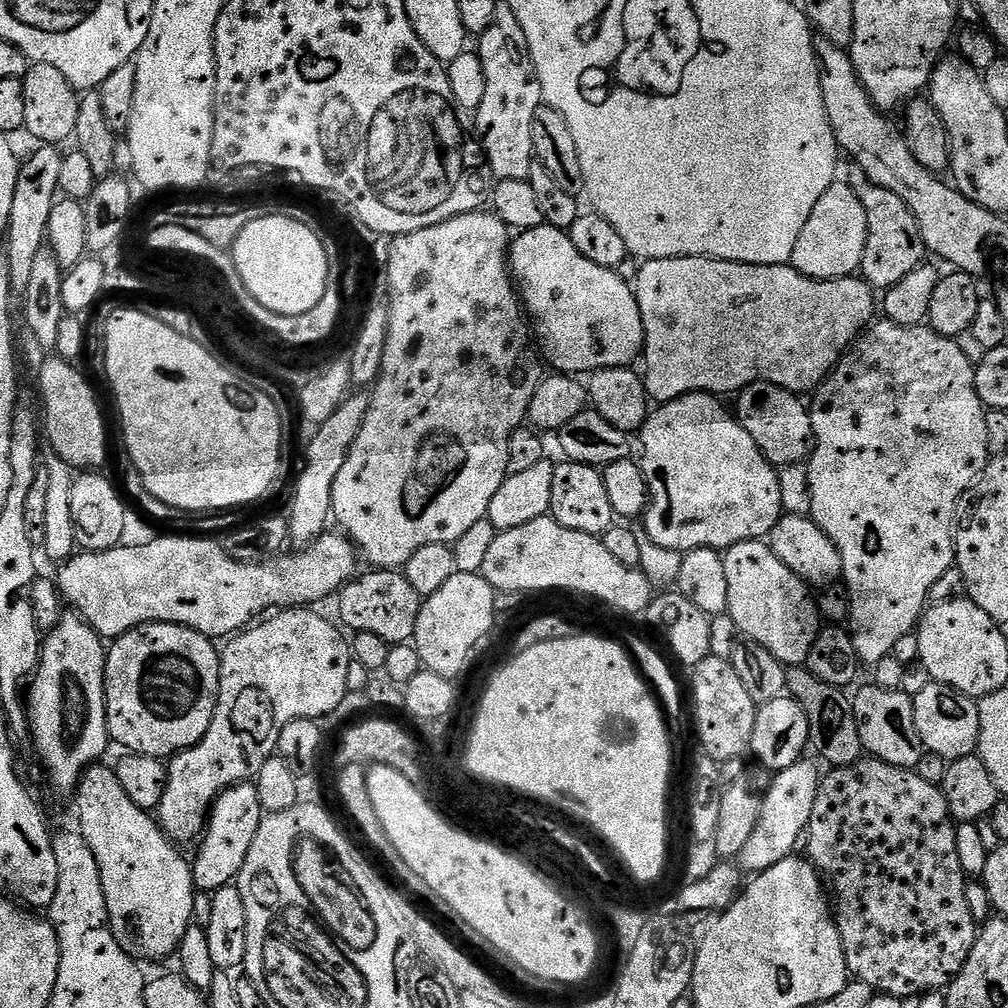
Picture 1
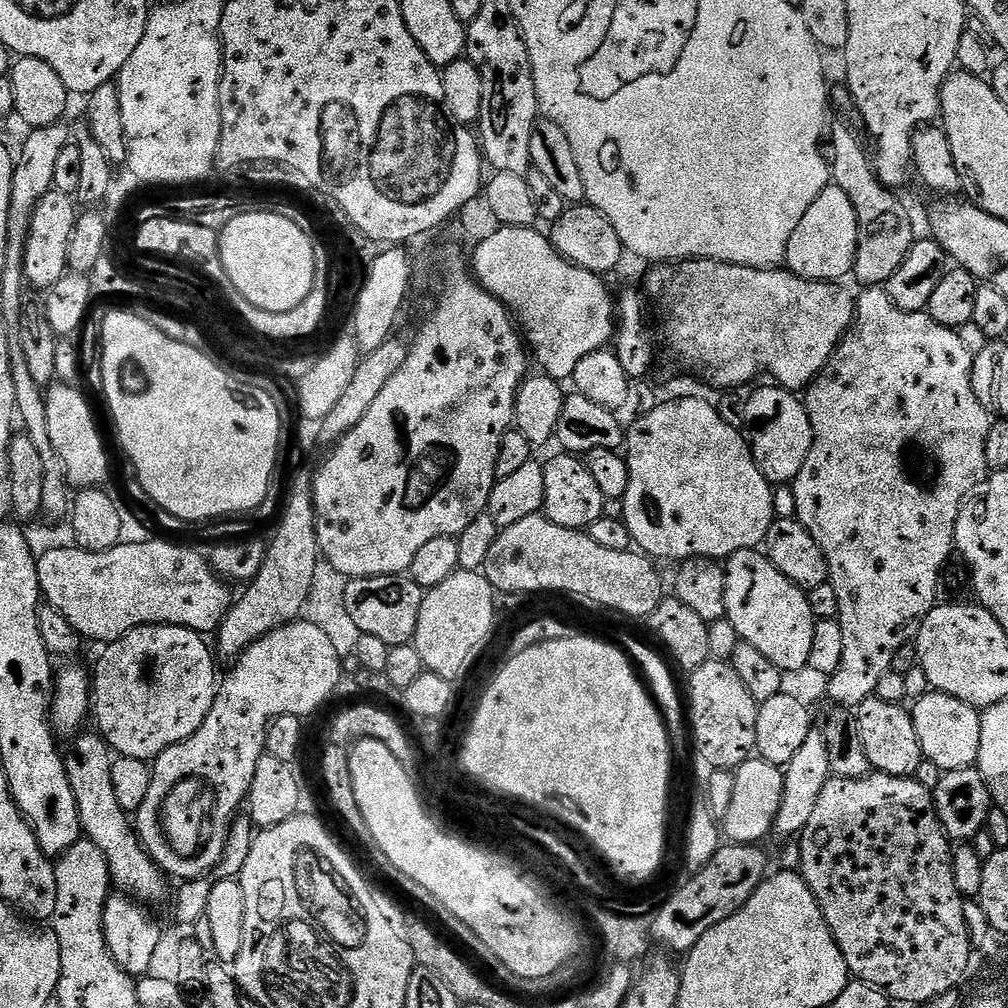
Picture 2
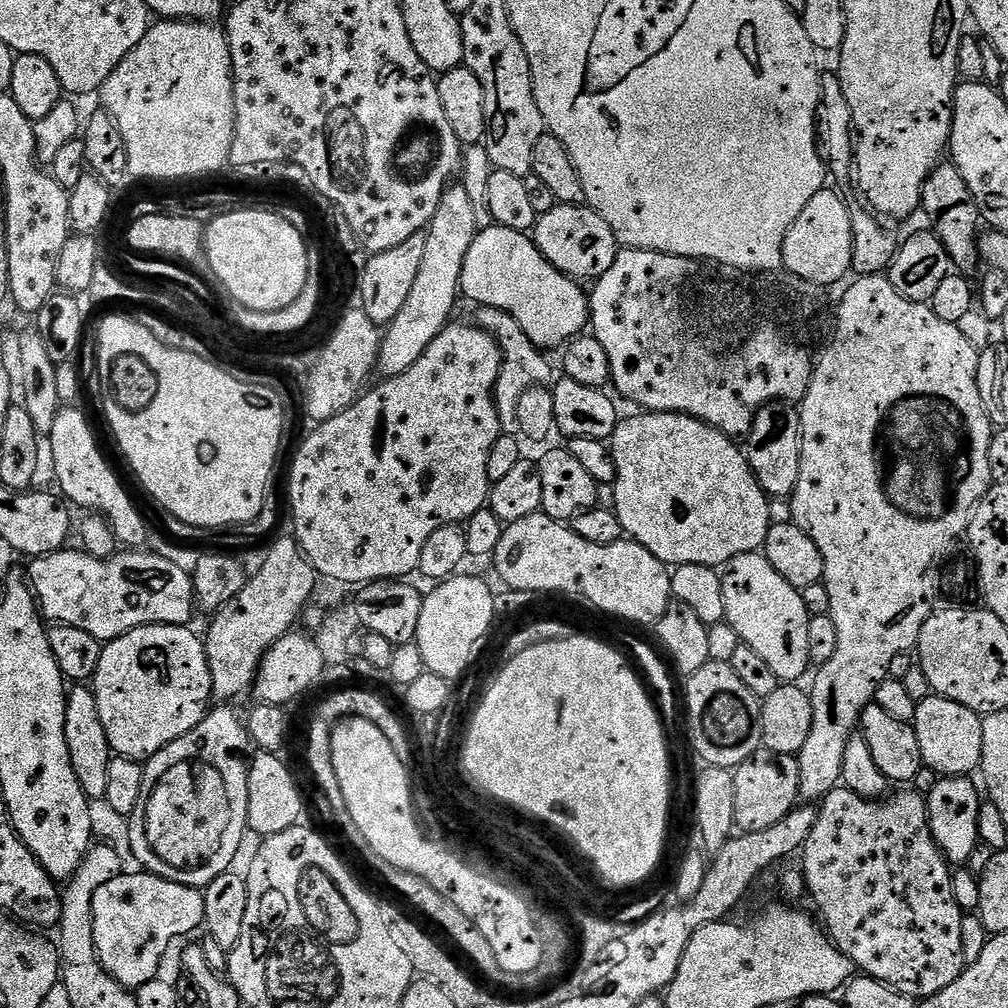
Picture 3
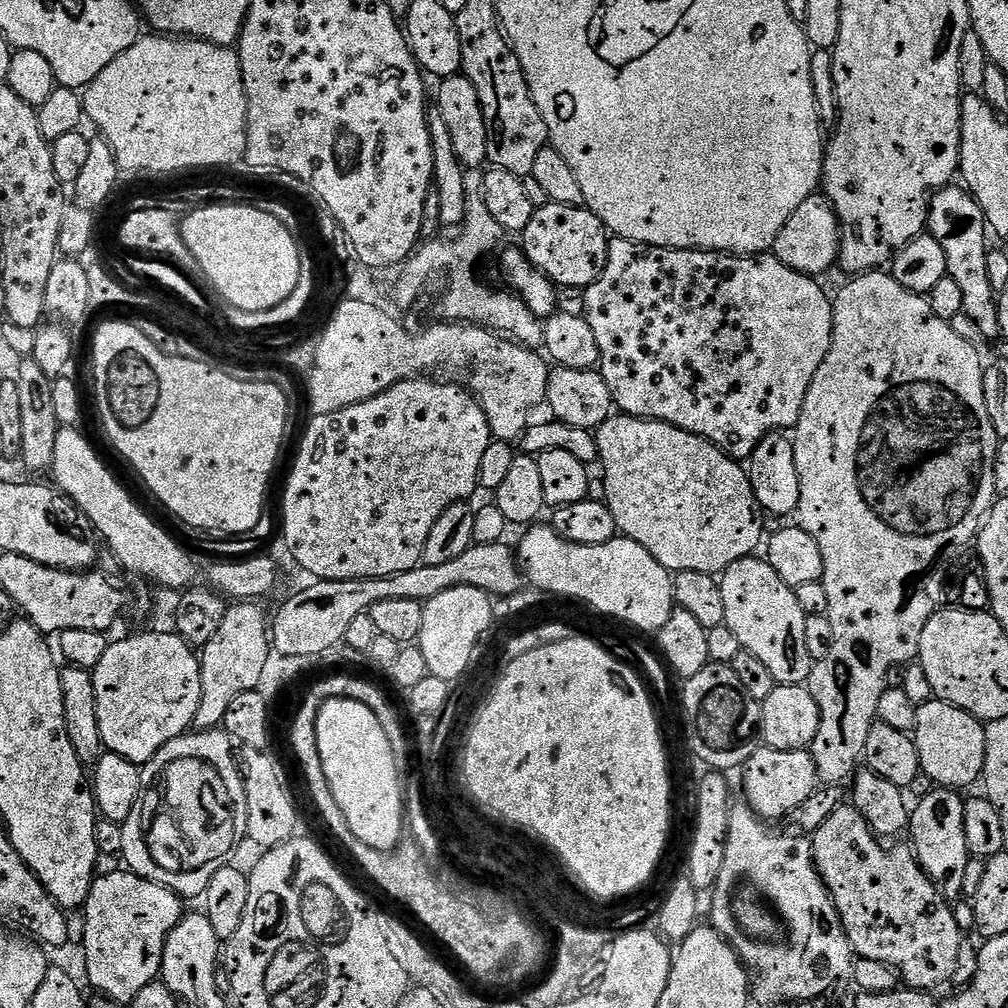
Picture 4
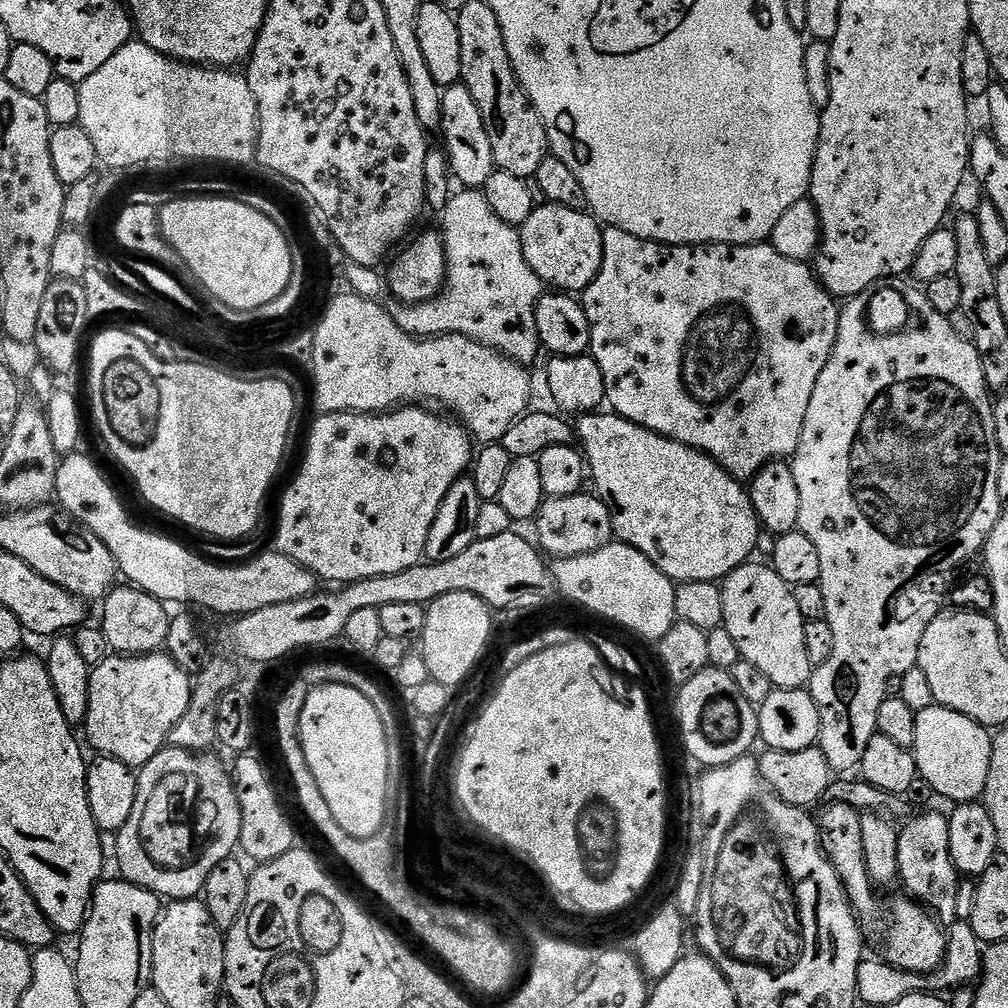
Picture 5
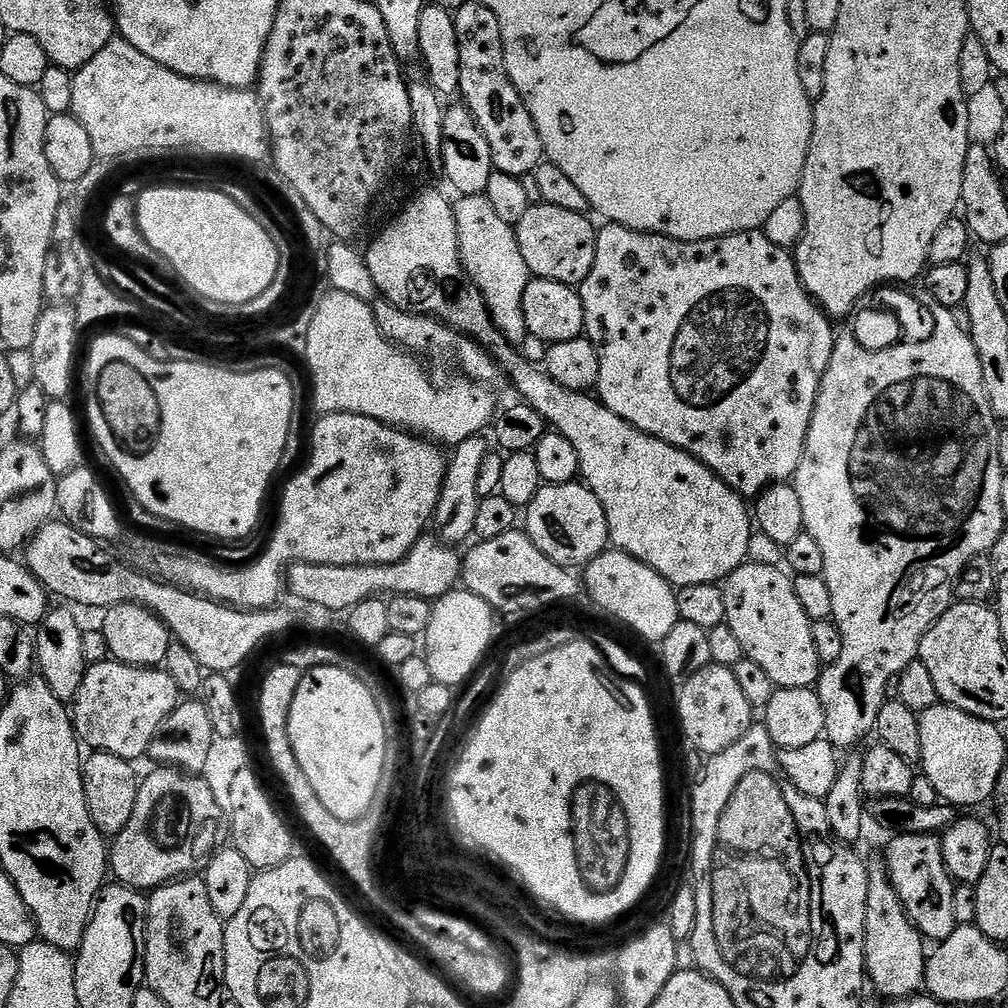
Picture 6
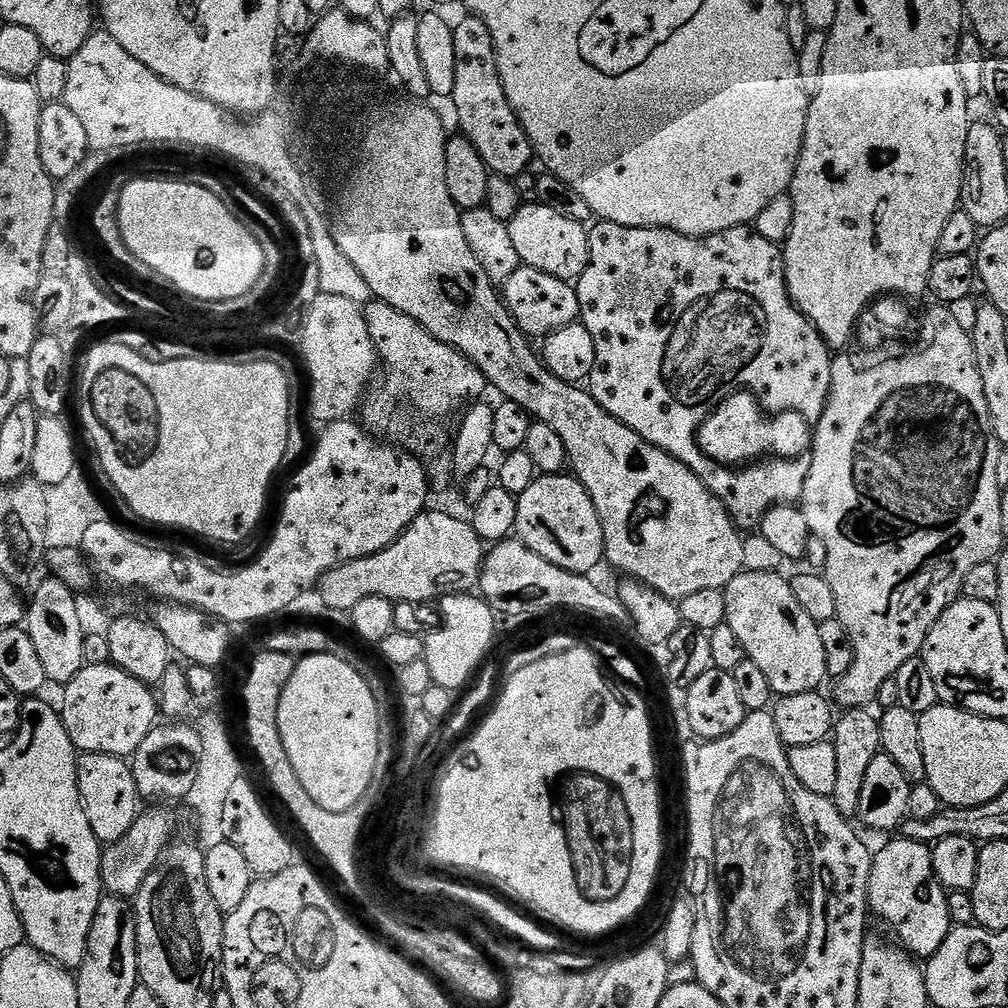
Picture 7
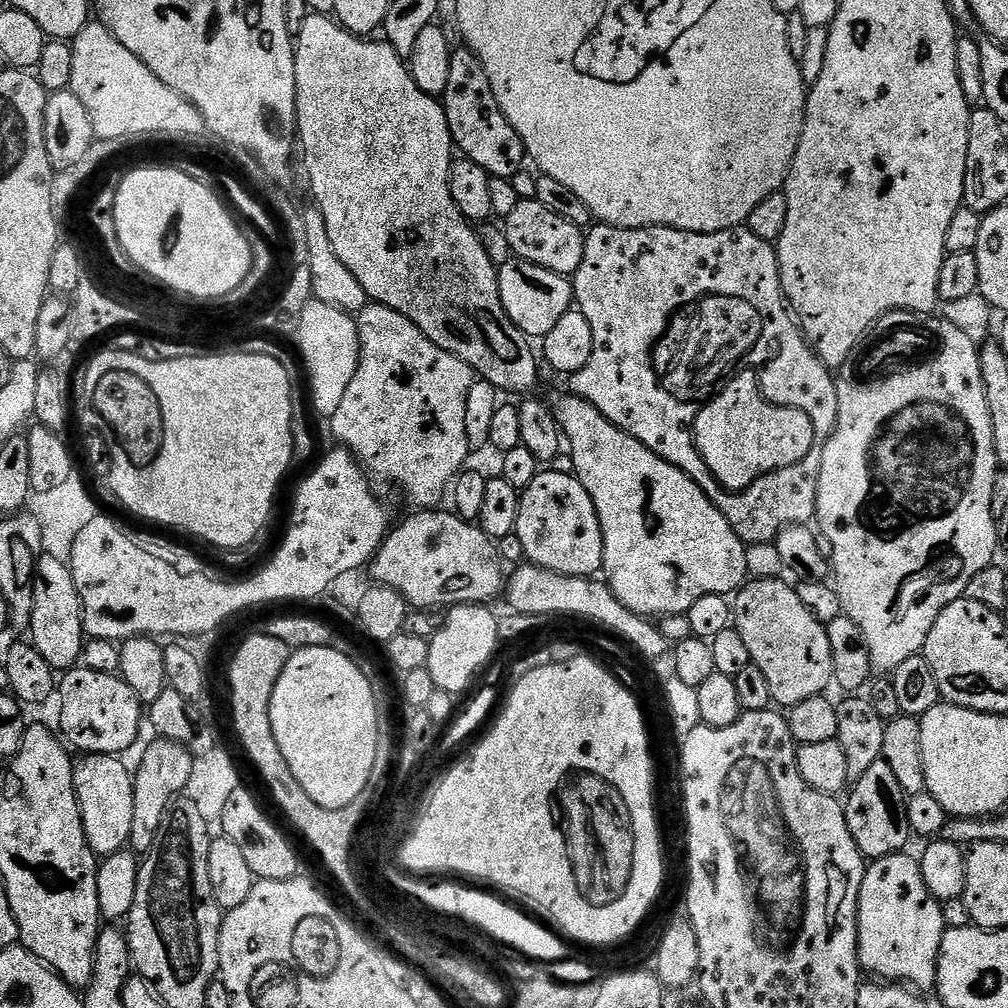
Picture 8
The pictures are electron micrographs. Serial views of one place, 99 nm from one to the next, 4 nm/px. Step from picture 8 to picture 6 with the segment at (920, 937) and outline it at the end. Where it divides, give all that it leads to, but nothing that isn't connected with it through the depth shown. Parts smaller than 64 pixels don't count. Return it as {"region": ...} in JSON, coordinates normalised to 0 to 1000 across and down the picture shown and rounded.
{"region":[[[899,826],[885,830],[887,830],[886,833],[881,837],[879,856],[887,883],[891,883],[891,891],[895,891],[895,899],[901,905],[906,919],[913,924],[914,929],[922,934],[927,933],[926,935],[939,933],[949,921],[946,911],[948,877],[938,863],[933,829],[923,826]]]}

